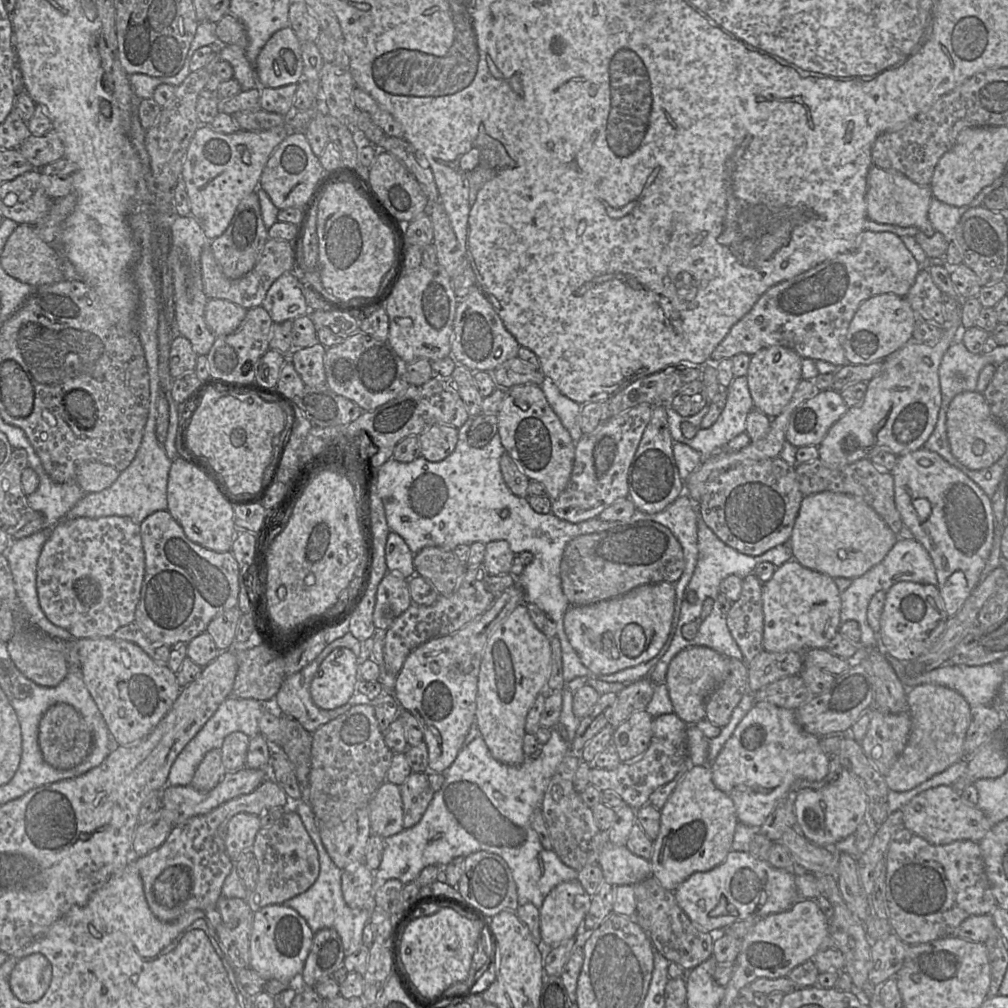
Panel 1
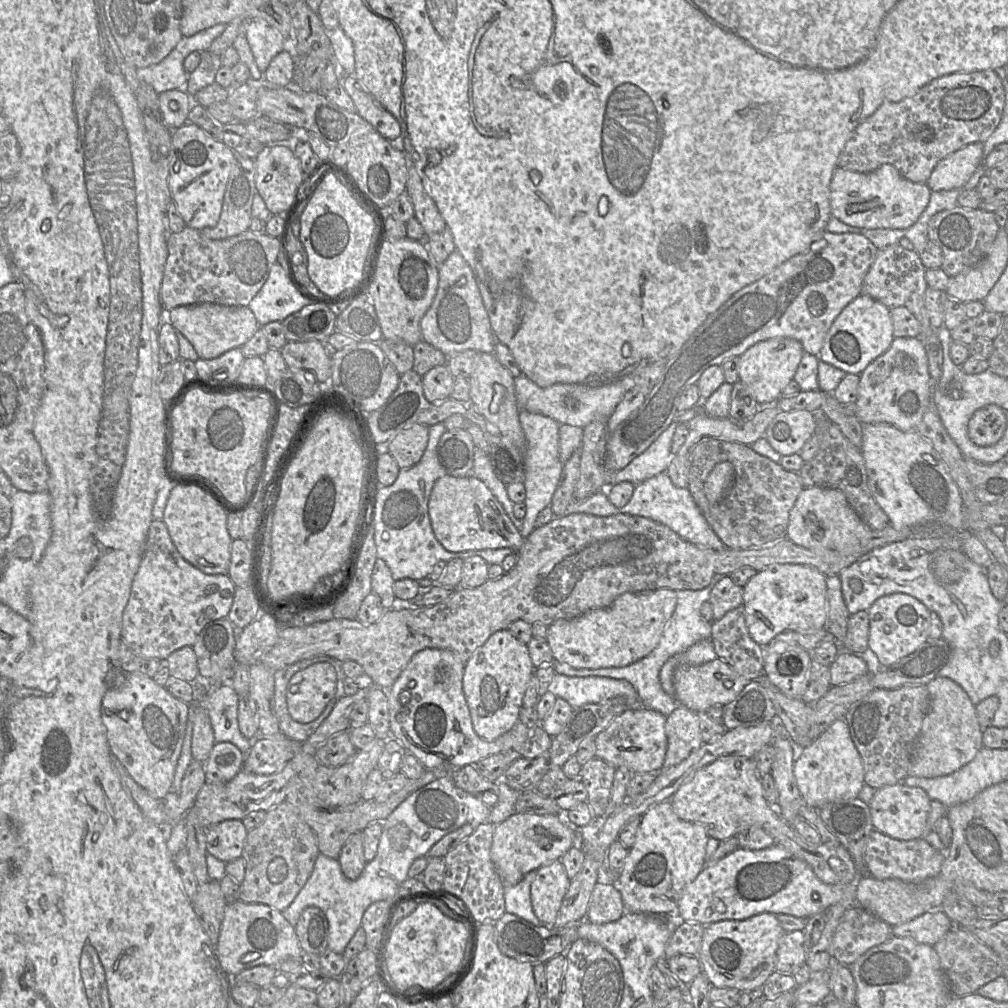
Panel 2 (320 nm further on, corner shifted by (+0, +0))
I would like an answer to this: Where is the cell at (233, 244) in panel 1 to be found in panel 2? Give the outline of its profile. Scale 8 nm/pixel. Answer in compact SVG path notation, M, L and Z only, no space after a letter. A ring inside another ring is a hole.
M235 153L217 225L199 230L201 237L223 240L250 228L253 198L257 192L255 161Z

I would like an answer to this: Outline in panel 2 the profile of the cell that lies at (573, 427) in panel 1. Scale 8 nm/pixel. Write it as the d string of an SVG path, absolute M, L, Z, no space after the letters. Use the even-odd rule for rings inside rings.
M520 411L519 421L526 439L522 453L525 466L524 486L526 515L522 520L521 535L526 538L534 529L535 521L545 507L551 504L553 494L559 484L564 465L559 459L559 424L554 419L537 413Z

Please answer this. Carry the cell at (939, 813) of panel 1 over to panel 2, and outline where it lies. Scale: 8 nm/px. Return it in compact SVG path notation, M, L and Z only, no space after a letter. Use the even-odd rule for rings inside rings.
M903 782L887 785L875 791L869 802L875 830L897 840L914 840L927 834L927 819L931 799L920 787L909 787Z

